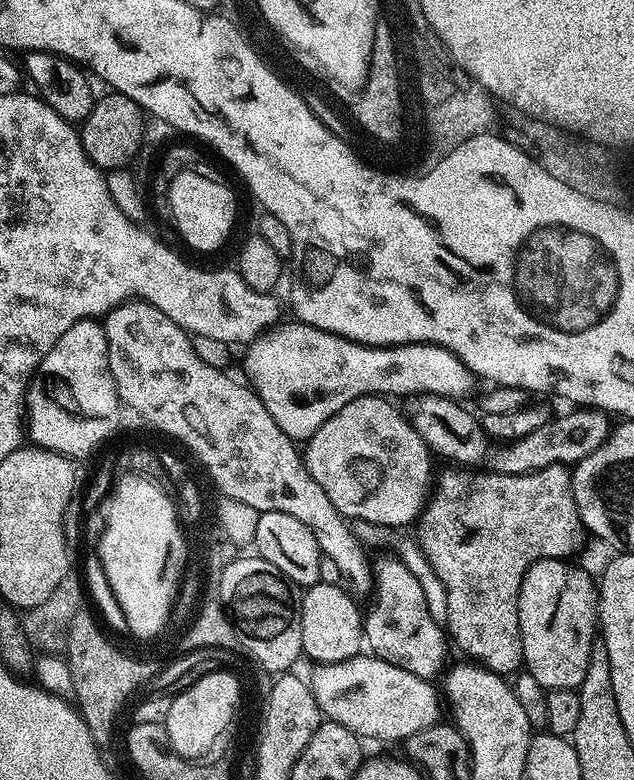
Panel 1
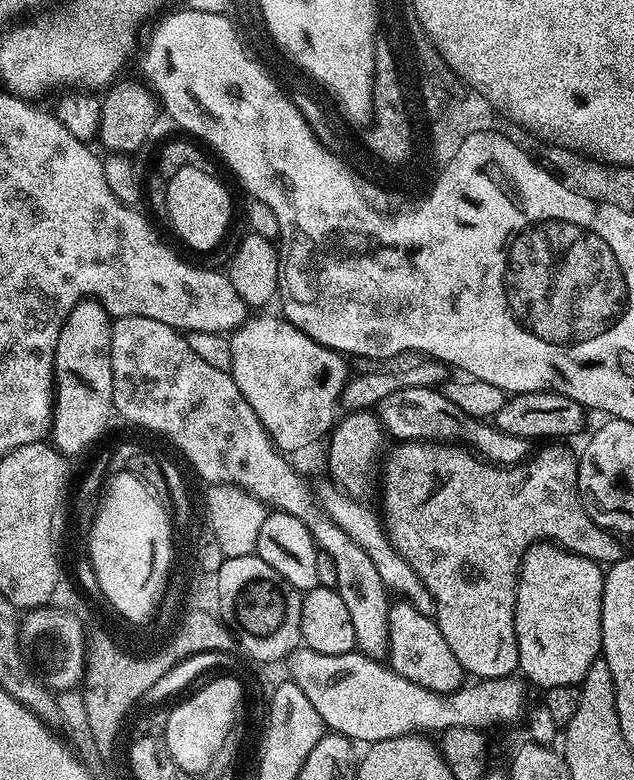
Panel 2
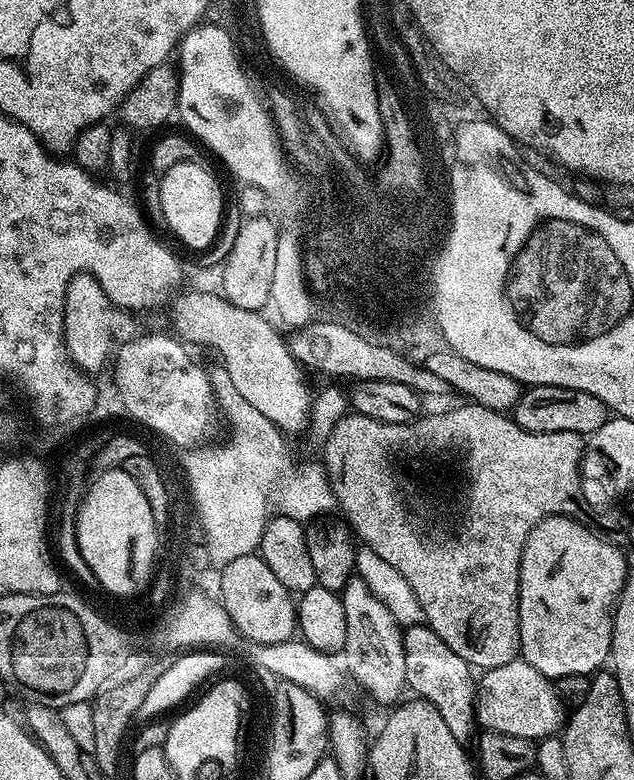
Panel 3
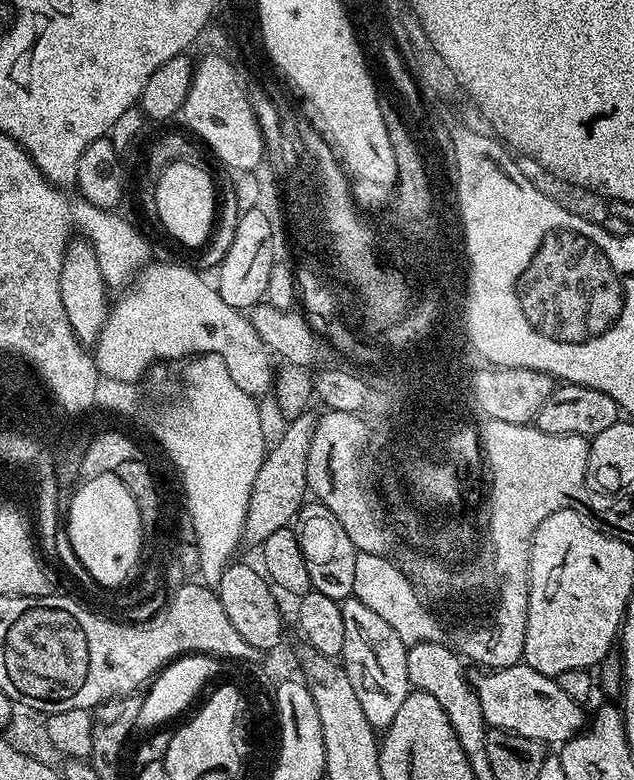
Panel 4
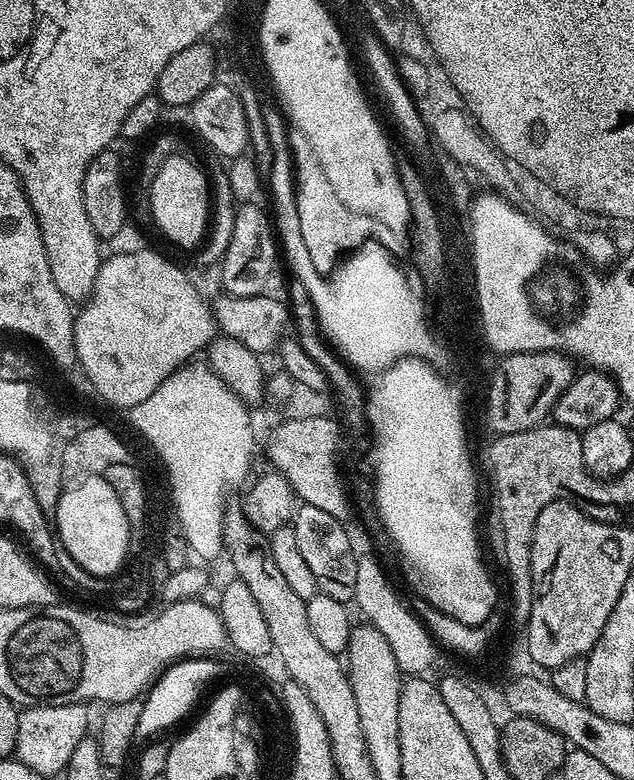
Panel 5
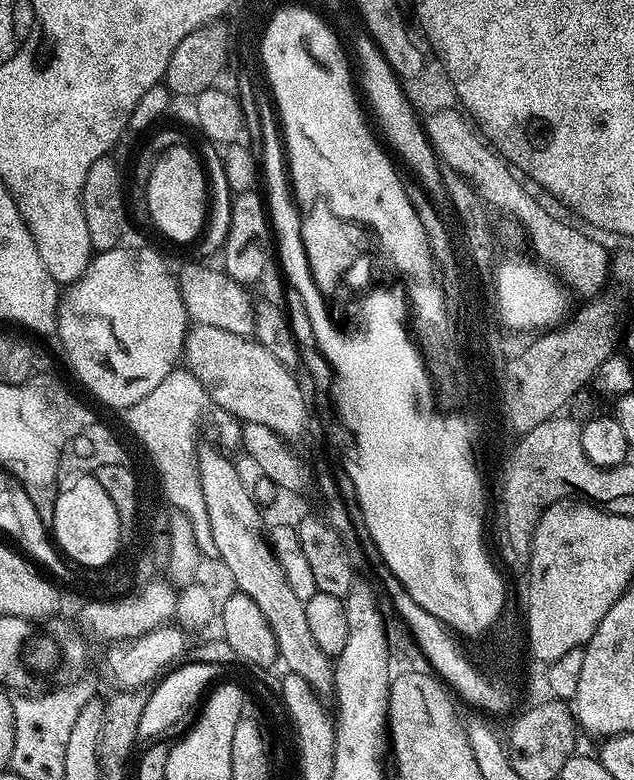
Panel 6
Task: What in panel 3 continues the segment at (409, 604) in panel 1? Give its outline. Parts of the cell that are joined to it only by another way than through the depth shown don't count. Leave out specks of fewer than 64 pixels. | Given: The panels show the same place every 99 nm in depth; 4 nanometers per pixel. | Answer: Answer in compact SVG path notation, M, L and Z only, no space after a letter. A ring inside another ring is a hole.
M413 624L403 629L404 649L406 650L406 685L412 688L419 699L425 700L427 704L433 704L438 710L438 714L442 714L443 720L446 722L450 734L454 734L454 738L458 738L462 742L468 742L473 739L474 733L477 731L478 725L476 719L476 689L477 681L472 680L474 669L462 658L458 658L458 654L454 654L454 650L450 650L450 646L446 646L446 642L442 642L442 638L438 638L438 634L434 634L434 630L429 628L427 624Z

